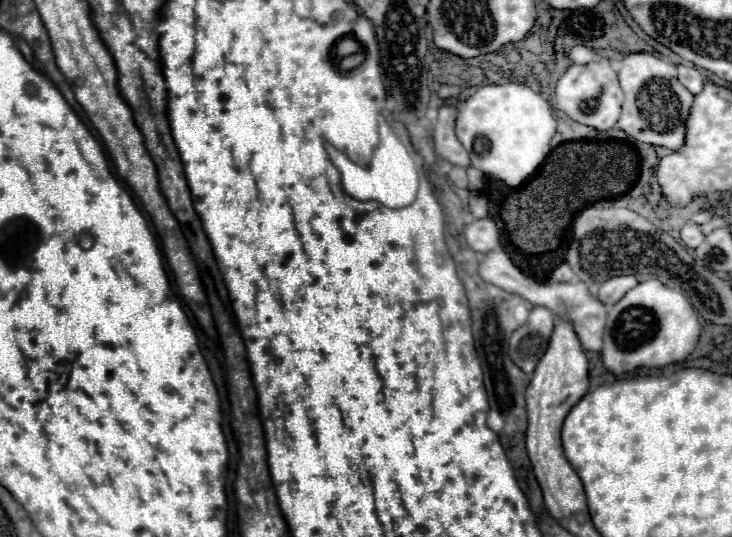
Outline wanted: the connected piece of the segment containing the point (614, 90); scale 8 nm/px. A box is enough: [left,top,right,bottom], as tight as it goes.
[556,60,624,132]

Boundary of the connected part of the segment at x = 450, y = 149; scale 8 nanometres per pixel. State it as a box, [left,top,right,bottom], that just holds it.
[434,100,470,168]

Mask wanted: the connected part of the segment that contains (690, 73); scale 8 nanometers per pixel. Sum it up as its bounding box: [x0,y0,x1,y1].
[678,64,708,94]

